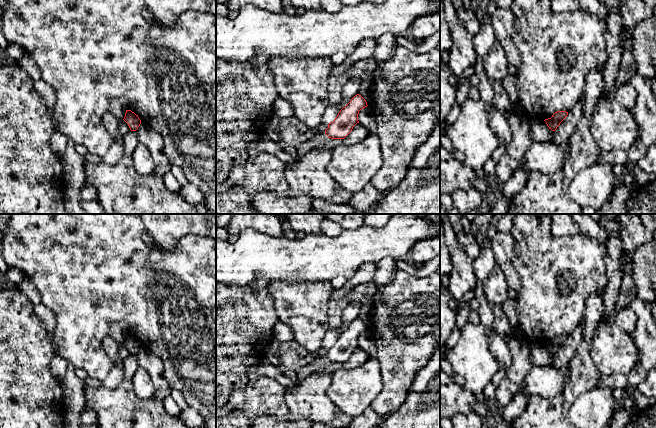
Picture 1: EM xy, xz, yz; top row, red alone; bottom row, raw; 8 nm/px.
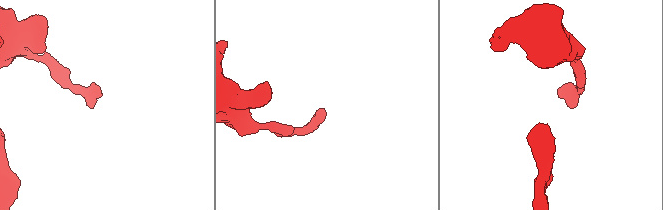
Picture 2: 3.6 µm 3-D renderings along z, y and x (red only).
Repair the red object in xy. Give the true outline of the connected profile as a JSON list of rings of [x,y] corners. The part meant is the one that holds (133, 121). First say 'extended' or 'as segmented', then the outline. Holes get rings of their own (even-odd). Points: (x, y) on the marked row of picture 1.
as segmented; [[[126,110],[125,117],[123,119],[129,126],[131,131],[136,131],[141,124],[141,120],[131,110]]]

